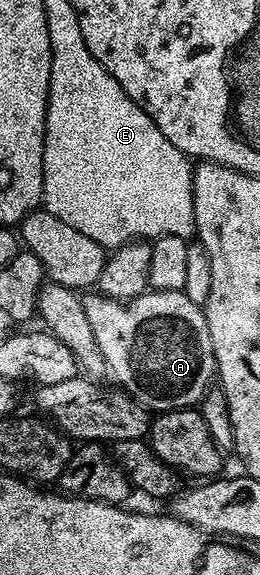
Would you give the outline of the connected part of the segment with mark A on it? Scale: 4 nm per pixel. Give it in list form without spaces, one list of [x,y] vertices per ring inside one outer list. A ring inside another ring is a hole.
[[[147,290],[145,294],[129,302],[117,302],[98,293],[82,299],[84,313],[92,327],[100,352],[103,353],[109,374],[135,404],[147,407],[153,413],[184,411],[201,404],[206,392],[211,390],[216,379],[216,364],[212,349],[212,333],[208,333],[206,312],[194,304],[181,291]]]

